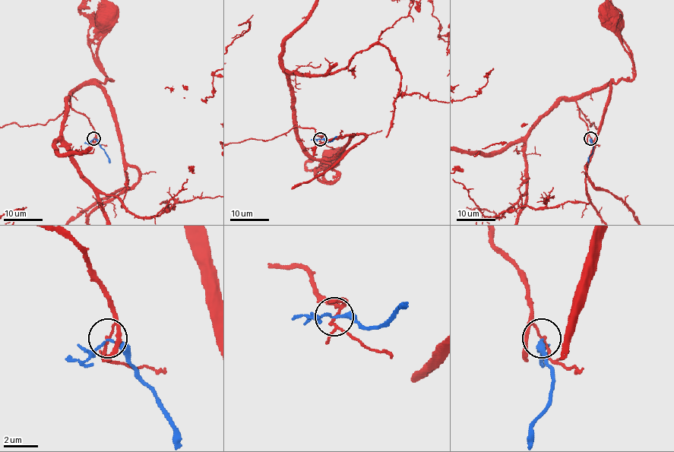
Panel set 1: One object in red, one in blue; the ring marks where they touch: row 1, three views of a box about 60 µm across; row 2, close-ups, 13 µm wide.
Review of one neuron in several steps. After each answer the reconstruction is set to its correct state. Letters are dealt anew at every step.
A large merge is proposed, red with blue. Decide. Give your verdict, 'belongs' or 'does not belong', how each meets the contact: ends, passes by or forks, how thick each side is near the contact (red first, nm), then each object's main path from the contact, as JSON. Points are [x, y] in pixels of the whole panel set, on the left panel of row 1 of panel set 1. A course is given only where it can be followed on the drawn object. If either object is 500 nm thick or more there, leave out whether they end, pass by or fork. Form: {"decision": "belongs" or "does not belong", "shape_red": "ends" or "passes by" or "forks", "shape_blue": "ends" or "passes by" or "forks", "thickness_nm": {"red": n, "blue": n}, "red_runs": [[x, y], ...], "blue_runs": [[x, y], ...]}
{"decision": "does not belong", "shape_red": "passes by", "shape_blue": "passes by", "thickness_nm": {"red": 110, "blue": 170}, "red_runs": [[93, 138], [93, 126], [71, 107], [69, 96], [86, 85], [109, 79], [97, 54], [99, 23], [104, 15]], "blue_runs": [[93, 138], [104, 150], [109, 163]]}

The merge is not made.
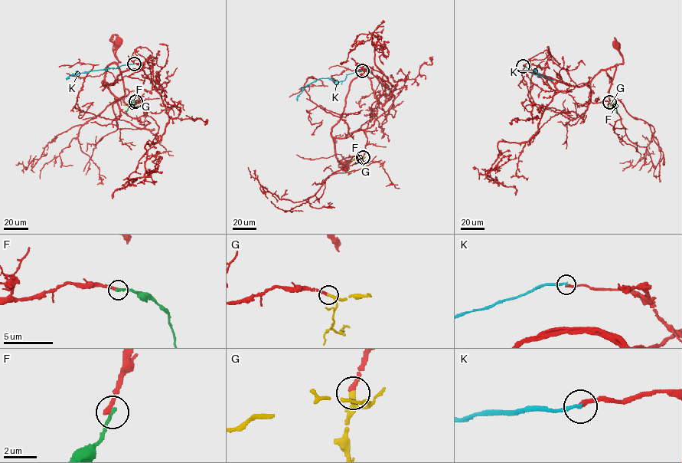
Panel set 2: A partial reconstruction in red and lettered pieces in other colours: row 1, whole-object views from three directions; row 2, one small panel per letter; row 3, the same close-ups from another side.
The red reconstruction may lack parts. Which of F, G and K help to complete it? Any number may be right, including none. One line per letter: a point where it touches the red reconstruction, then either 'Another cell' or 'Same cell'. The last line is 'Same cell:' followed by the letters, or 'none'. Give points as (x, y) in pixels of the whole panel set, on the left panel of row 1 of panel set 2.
F: Touches red at (135, 101). Another cell
G: Touches red at (135, 101). Same cell
K: Touches red at (134, 64). Another cell
Same cell: G

